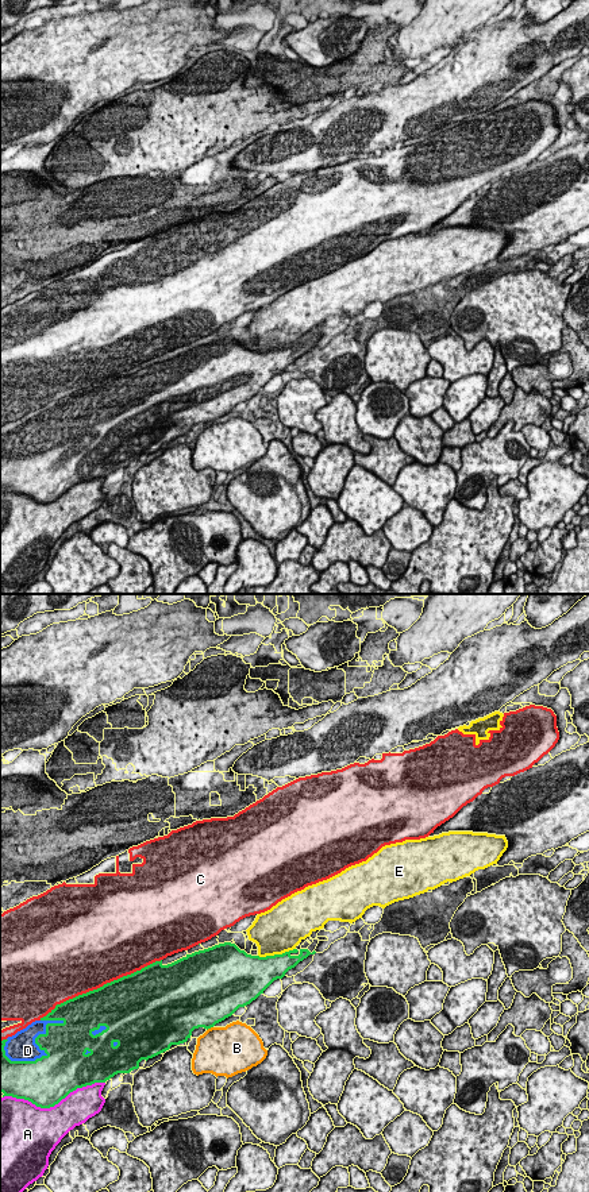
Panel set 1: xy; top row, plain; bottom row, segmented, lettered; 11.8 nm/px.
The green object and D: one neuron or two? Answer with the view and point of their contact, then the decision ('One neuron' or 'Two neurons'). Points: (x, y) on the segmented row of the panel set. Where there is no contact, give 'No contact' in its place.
Touches green at xy (41, 1049). One neuron

